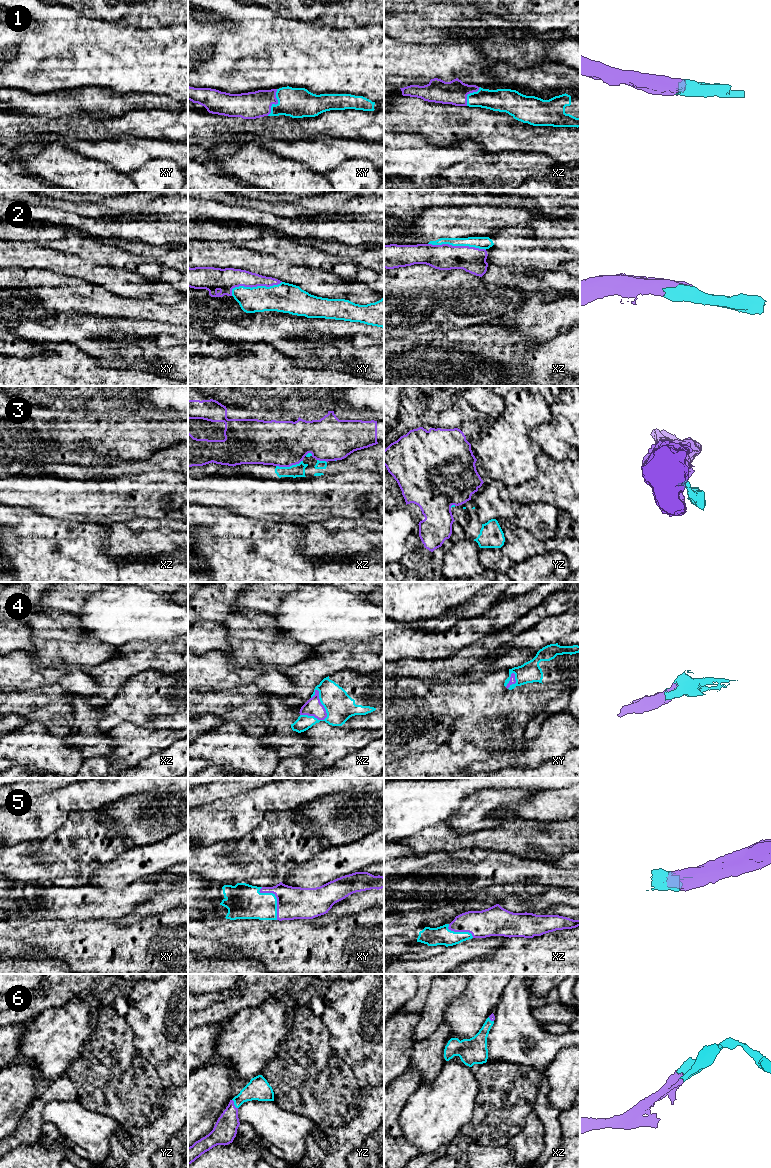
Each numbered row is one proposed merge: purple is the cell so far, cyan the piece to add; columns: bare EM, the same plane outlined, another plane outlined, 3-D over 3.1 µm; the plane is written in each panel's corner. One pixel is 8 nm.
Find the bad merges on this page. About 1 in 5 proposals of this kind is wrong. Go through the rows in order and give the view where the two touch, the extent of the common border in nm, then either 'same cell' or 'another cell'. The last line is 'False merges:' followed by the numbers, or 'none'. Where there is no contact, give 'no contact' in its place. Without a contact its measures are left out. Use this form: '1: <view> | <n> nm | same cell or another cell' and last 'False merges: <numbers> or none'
1: xy | 240 nm | same cell
2: xz | 460 nm | same cell
3: xz | 220 nm | another cell
4: xz | 260 nm | same cell
5: xy | 300 nm | same cell
6: yz | 90 nm | same cell
False merges: 3

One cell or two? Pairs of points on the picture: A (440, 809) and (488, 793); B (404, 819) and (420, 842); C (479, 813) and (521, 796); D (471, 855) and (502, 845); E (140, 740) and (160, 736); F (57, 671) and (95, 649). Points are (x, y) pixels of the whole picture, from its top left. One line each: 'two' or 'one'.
A: two
B: two
C: one
D: two
E: one
F: two

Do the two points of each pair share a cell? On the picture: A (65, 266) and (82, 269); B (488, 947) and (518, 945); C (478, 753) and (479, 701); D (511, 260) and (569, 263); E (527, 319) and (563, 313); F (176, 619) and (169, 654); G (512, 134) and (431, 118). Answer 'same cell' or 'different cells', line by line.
A: same cell
B: different cells
C: different cells
D: same cell
E: same cell
F: different cells
G: same cell

